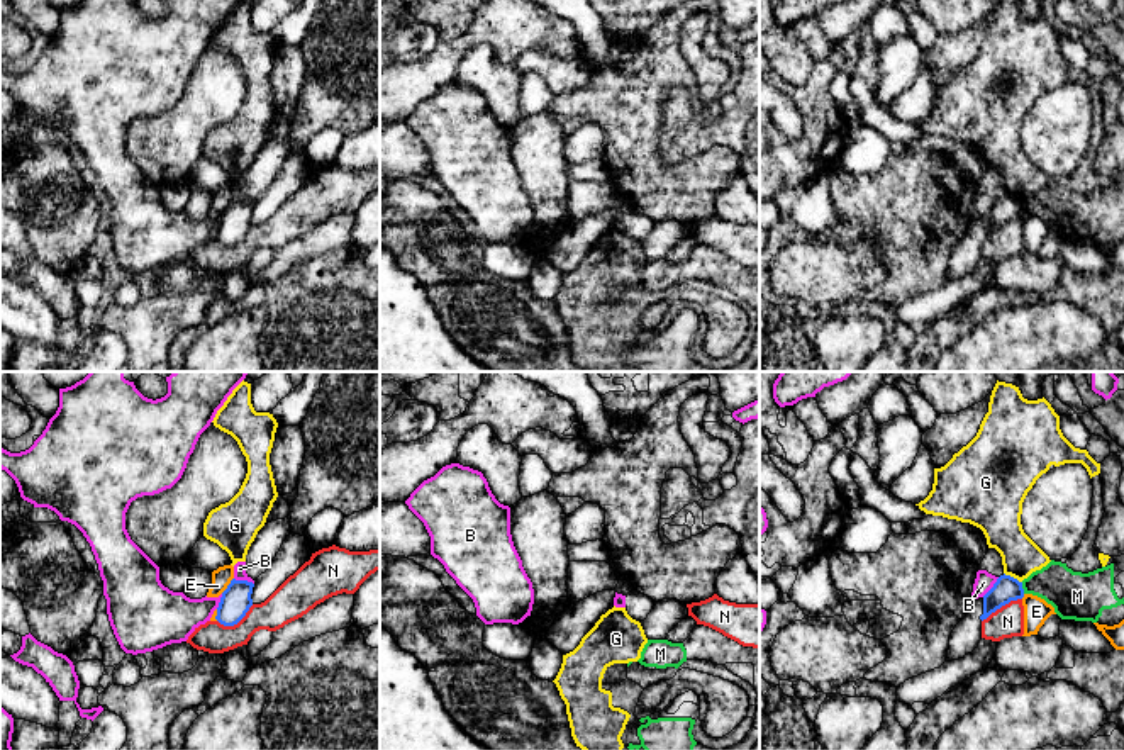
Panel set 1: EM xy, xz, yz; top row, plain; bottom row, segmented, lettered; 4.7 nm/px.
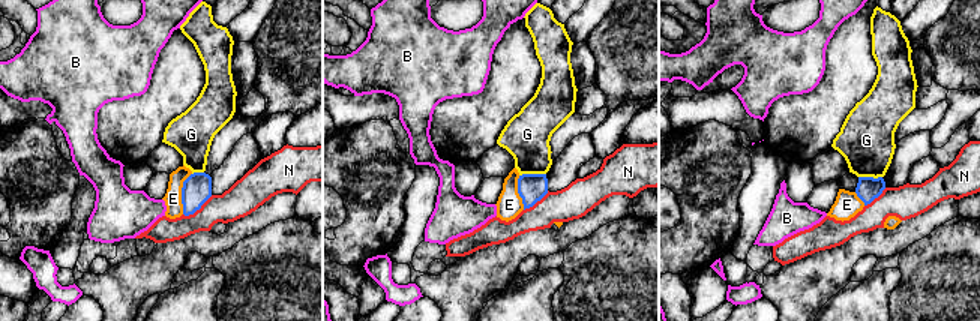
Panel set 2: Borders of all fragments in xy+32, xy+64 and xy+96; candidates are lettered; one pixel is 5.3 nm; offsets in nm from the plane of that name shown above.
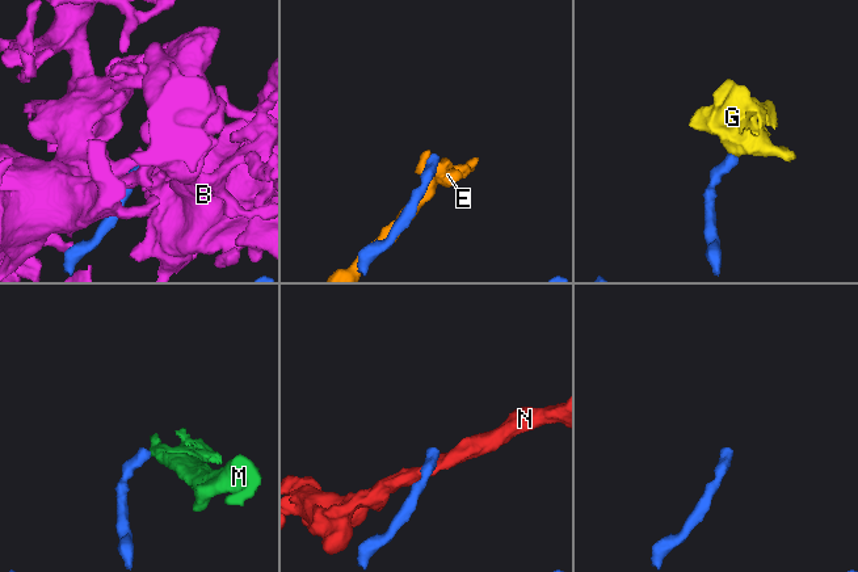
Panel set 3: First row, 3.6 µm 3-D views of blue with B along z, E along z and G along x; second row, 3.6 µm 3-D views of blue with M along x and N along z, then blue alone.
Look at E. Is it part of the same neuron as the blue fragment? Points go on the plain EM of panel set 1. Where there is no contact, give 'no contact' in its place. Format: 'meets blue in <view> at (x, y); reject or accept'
meets blue in xy at (228, 206); reject

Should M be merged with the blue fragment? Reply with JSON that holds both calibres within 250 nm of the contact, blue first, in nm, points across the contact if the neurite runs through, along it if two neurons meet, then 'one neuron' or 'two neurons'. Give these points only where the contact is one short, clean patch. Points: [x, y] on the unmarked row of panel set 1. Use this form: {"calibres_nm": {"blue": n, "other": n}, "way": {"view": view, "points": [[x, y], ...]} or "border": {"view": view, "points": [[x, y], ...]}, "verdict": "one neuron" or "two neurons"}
{"calibres_nm": {"blue": 120, "other": 220}, "border": {"view": "yz", "points": [[1021, 202], [1024, 212]]}, "verdict": "two neurons"}

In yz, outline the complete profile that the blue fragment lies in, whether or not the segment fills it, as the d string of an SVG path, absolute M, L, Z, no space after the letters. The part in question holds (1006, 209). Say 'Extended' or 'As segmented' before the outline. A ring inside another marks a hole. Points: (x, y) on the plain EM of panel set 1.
As segmented. M1000 195L993 207L983 215L983 234L980 239L987 239L992 232L1009 224L1010 221L1017 221L1024 217L1022 202L1010 195Z

